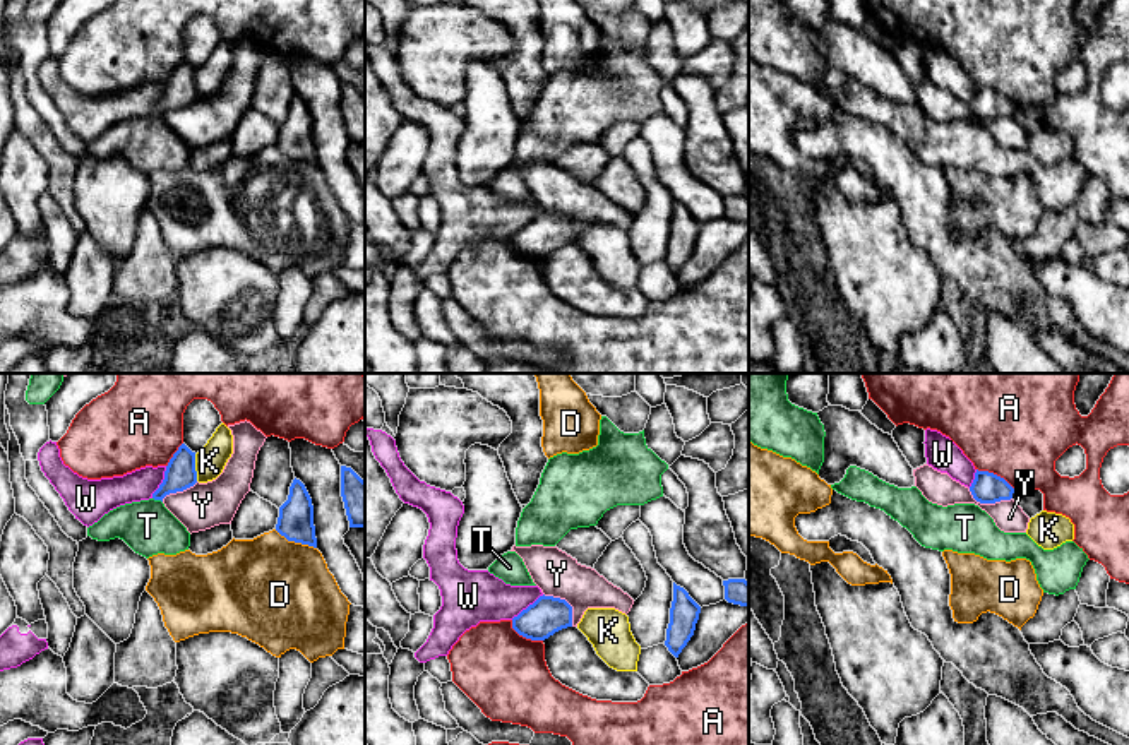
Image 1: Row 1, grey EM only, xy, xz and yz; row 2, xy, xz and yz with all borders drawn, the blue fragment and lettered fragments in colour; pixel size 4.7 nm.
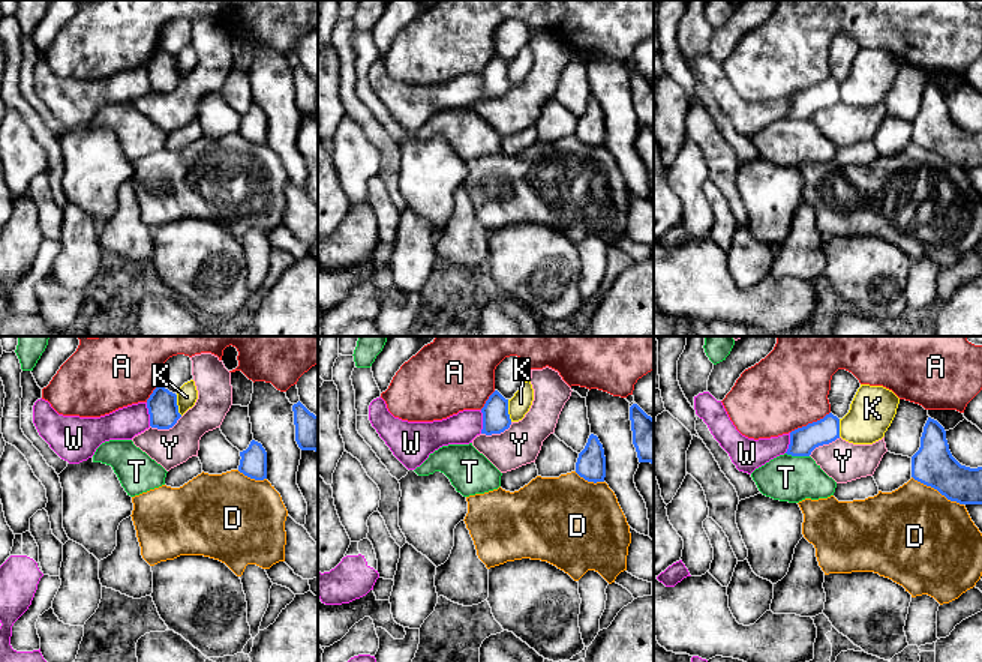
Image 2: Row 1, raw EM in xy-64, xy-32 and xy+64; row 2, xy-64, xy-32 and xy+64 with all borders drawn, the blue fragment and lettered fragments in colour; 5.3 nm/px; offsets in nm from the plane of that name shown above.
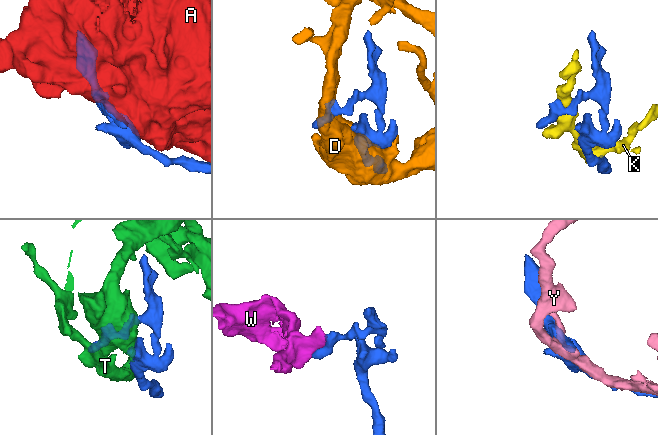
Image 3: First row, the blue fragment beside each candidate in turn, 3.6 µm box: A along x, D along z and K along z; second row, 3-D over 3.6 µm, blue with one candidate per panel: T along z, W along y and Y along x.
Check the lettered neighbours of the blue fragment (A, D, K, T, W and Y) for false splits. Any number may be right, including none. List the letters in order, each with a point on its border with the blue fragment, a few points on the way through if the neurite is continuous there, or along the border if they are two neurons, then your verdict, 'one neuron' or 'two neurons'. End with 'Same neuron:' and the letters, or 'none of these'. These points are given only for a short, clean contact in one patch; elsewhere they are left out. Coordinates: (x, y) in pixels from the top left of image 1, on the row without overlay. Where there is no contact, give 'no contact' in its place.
A: meets blue in xz at (525, 252); two neurons
D: meets blue in xy at (295, 158); two neurons
K: meets blue in xy at (194, 84); two neurons
T: meets blue in xy at (158, 115); two neurons
W: meets blue in xy at (163, 98); two neurons
Y: meets blue in xz at (567, 220); two neurons
Same neuron: none of these

